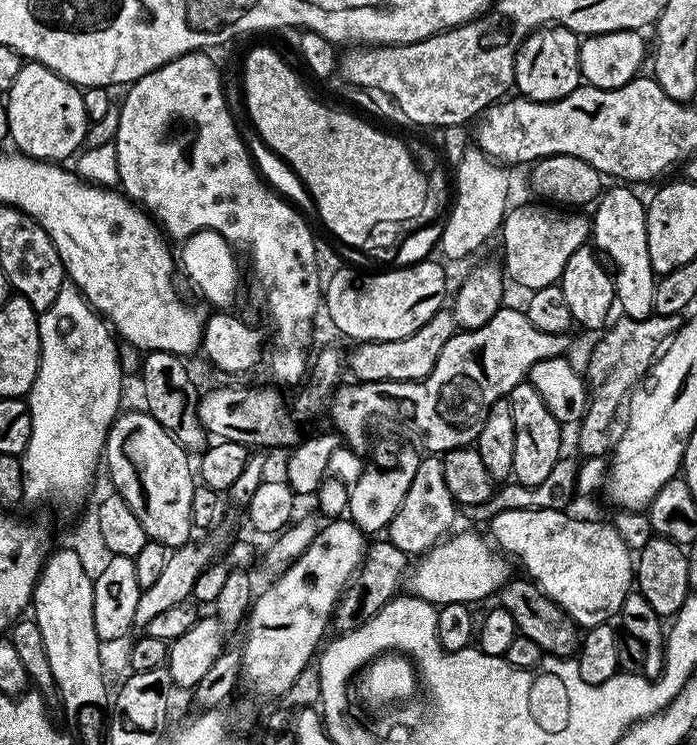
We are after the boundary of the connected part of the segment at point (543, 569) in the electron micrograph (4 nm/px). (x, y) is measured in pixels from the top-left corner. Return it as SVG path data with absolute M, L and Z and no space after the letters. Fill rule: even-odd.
M512 509L498 513L490 521L491 539L513 561L524 564L527 579L534 581L576 625L587 630L619 617L620 607L634 586L634 552L611 523L595 524L568 515L558 509Z

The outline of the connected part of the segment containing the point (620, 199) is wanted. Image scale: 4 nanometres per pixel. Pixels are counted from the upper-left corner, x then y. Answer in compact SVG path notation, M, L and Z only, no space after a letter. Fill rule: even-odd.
M612 187L616 188L608 188L595 205L596 213L591 213L590 240L602 253L603 259L614 269L616 304L619 311L621 308L624 316L646 320L656 310L654 290L658 279L658 273L650 266L650 246L646 242L646 204L631 192L631 187Z

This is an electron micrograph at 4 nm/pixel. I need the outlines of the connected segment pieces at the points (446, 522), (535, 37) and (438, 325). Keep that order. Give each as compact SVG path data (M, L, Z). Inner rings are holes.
M436 454L425 455L414 474L414 482L410 482L406 498L402 498L402 506L398 506L398 514L394 514L394 518L388 523L386 538L394 546L398 546L398 550L407 552L409 557L419 557L453 531L456 511L458 505L446 486L441 457Z
M559 26L537 28L520 43L516 51L514 88L523 99L550 102L561 100L575 88L581 87L580 40L576 33Z
M441 310L430 318L414 334L406 338L393 340L365 340L357 343L352 353L347 353L346 368L353 372L357 381L368 382L394 382L422 381L428 377L430 370L434 370L434 362L438 362L438 354L442 354L442 346L450 342L450 338L458 330L456 319L451 311Z

